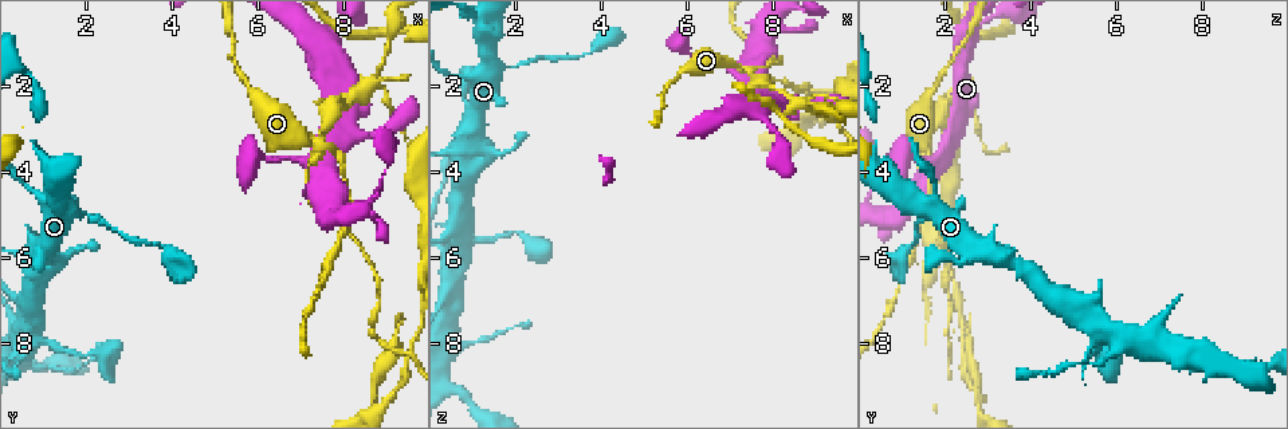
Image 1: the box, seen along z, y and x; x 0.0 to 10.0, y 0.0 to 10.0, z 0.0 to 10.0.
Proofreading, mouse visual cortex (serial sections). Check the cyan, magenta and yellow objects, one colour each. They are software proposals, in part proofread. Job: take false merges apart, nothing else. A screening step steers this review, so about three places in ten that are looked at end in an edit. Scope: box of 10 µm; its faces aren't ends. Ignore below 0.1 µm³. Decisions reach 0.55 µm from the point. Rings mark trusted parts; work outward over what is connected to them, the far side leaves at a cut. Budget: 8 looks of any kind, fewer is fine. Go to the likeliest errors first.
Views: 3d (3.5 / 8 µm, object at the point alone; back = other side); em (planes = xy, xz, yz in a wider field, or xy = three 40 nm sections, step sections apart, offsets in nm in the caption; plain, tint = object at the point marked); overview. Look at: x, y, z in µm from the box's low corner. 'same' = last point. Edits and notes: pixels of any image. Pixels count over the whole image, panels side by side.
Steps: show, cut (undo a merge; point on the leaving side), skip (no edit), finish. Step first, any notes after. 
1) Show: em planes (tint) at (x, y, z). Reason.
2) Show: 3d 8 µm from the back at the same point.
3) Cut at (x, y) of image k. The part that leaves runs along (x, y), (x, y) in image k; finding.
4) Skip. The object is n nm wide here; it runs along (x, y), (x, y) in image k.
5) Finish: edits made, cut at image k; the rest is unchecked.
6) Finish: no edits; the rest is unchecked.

Show: 3d 3.5 µm at (7.55, 3.10, 1.75).

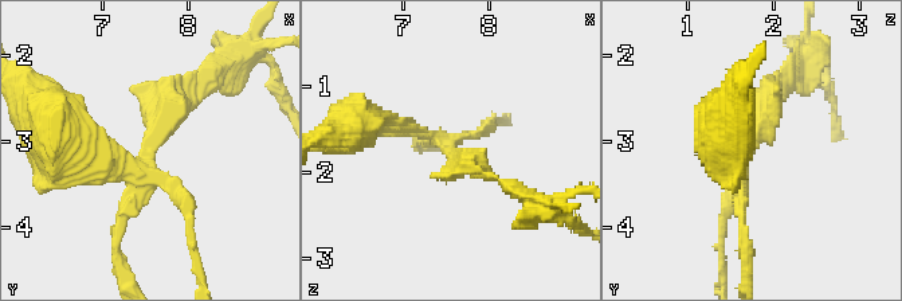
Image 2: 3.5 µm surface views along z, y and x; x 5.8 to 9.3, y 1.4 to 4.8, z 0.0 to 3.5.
Show: em xy step 1 (tint) at (7.50, 3.10, 1.75). 4 arms meet here; the arms are 150, 150, 200, 300 nm wide; shape alone is not enough.

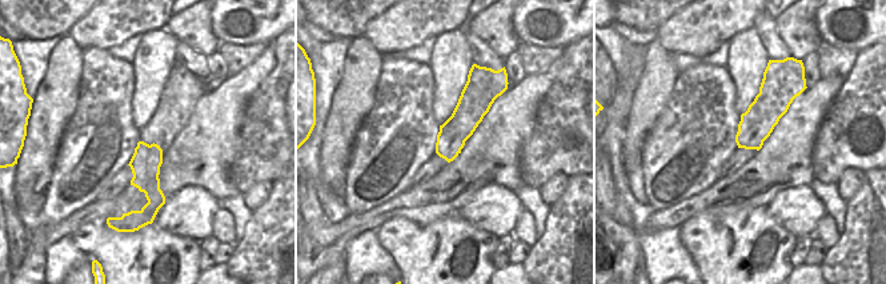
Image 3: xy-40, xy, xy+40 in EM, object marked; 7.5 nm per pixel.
Cut at (146, 112) of image 2. The part that leaves runs along (142, 157), (180, 100), (216, 71) in image 2; a second cell is stuck on.

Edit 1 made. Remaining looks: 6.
Show: overview.

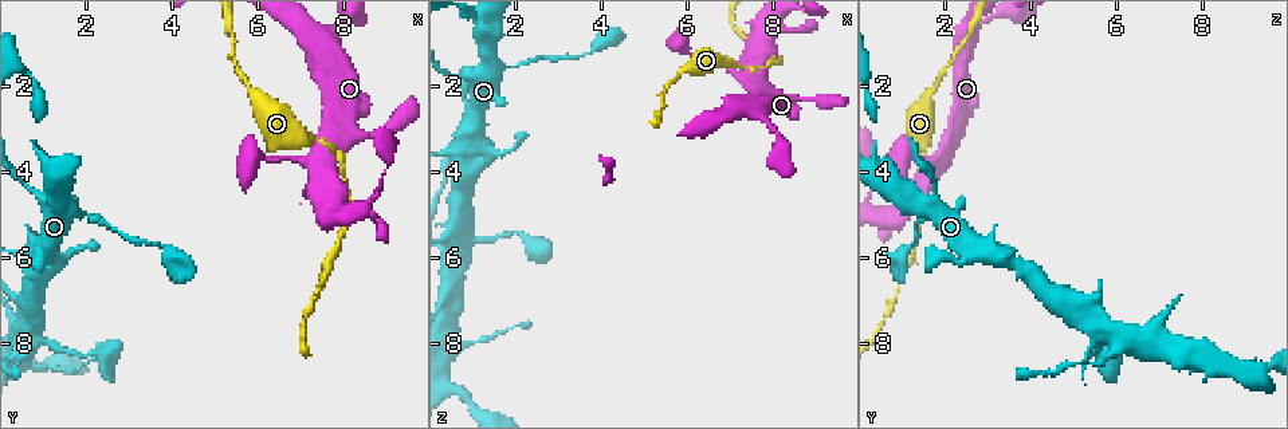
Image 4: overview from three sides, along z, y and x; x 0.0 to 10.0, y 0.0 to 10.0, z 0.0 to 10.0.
Show: 3d 3.5 µm at (2.05, 5.00, 1.50). Sudden change in width.

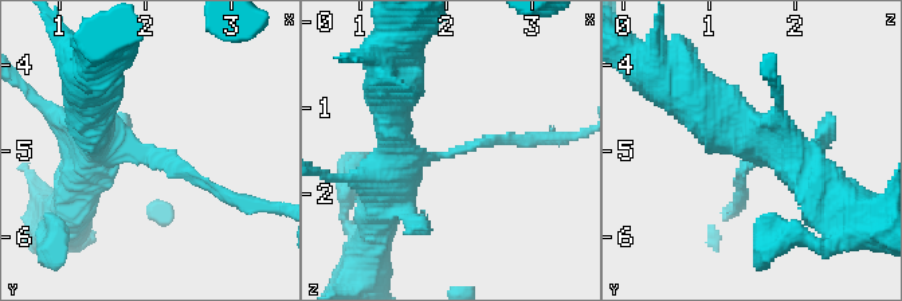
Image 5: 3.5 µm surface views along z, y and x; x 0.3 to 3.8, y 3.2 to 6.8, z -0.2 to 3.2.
Show: em xy step 3 (plain) at (2.10, 5.00, 1.55). The arms are 150, 500 nm wide; shape alone is not enough.

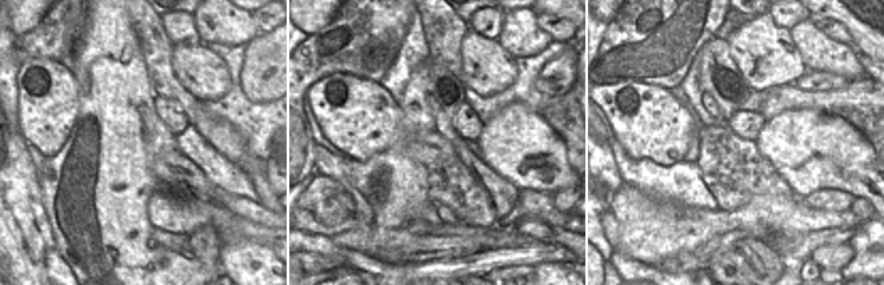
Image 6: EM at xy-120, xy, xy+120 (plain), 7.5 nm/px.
Show: em xy step 3 (tint) at the same point. Where the object lies.

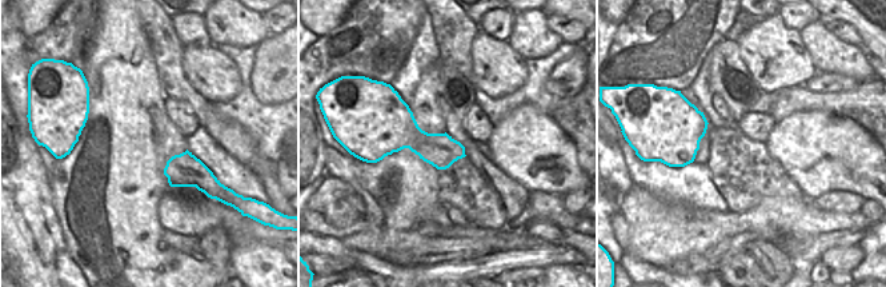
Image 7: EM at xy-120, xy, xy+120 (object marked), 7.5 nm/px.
Skip. It runs along (384, 204), (412, 160), (528, 140) in image 5; one cell here.

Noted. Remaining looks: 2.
Finish: edits made, cut at image 2; the rest is unchecked.

